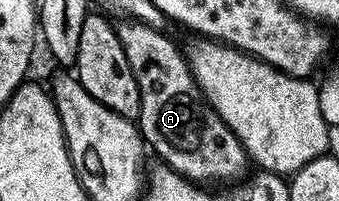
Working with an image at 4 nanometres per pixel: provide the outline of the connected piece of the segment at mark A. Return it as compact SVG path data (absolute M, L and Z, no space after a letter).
M134 20L120 23L117 26L119 39L139 85L141 104L137 125L146 145L152 151L155 149L171 169L197 184L215 184L211 182L218 178L242 179L248 173L247 149L210 102L201 97L184 51L182 54L163 30L154 30Z

